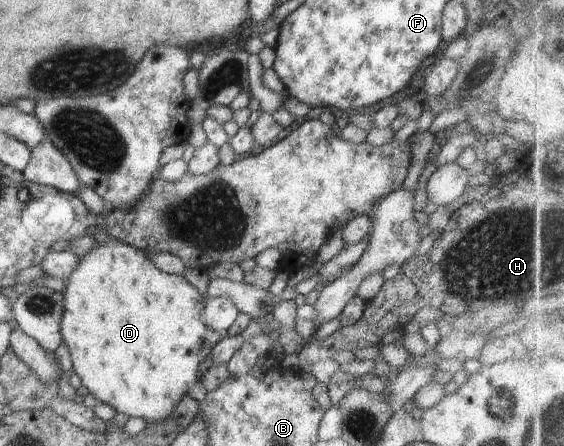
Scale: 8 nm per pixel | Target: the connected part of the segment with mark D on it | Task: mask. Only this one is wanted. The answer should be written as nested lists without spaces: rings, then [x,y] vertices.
[[[109,238],[106,242],[97,242],[97,246],[93,246],[83,258],[79,256],[77,266],[64,282],[65,290],[62,293],[65,312],[61,316],[61,336],[70,352],[74,373],[79,375],[83,386],[93,394],[97,401],[109,404],[119,414],[125,414],[129,418],[131,416],[143,418],[148,424],[167,420],[173,414],[175,406],[188,394],[189,388],[200,379],[199,364],[209,356],[213,346],[223,337],[222,333],[207,328],[207,324],[203,322],[203,308],[205,308],[206,299],[185,277],[165,273],[155,266],[145,251],[122,240],[117,240],[117,238]]]

